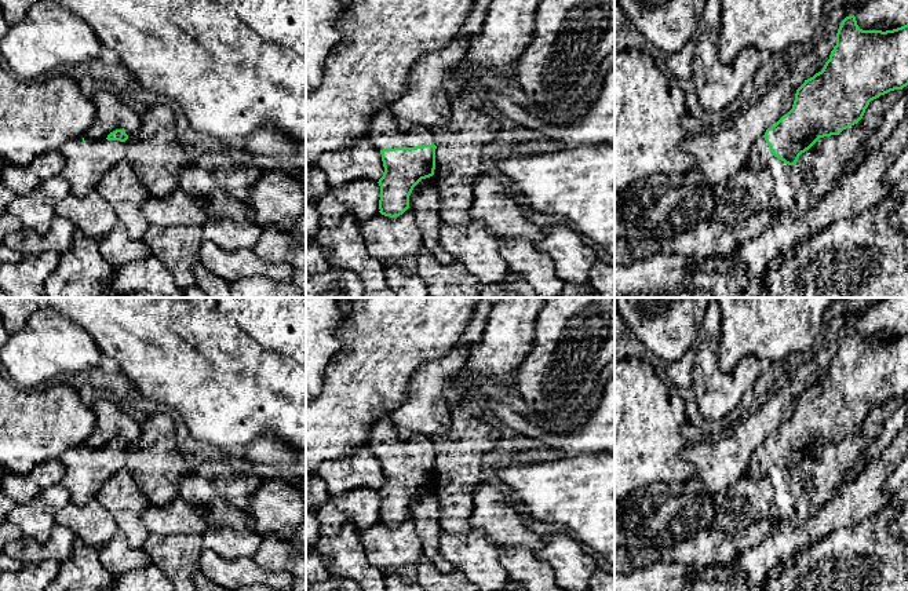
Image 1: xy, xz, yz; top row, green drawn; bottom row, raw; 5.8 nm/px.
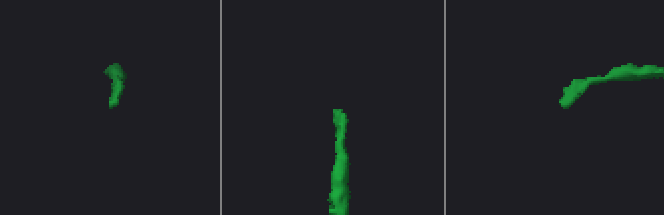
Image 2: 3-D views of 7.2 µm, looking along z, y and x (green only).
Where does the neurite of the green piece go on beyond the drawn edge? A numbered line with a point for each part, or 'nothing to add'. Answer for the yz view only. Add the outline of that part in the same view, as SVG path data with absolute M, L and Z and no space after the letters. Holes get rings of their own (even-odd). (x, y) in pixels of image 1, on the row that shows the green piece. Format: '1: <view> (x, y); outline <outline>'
1: yz (761, 154); outline M759 138L751 149L747 167L752 171L762 171L767 163L773 158L773 153L766 143L765 138Z

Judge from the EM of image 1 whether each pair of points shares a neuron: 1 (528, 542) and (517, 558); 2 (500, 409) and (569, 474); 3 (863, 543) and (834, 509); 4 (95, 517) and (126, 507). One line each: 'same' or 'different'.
1: different
2: different
3: different
4: different

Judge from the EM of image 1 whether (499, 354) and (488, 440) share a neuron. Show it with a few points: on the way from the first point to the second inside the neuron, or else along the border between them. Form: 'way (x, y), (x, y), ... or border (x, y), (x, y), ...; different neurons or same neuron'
way (478, 375), (469, 385), (467, 419); same neuron

